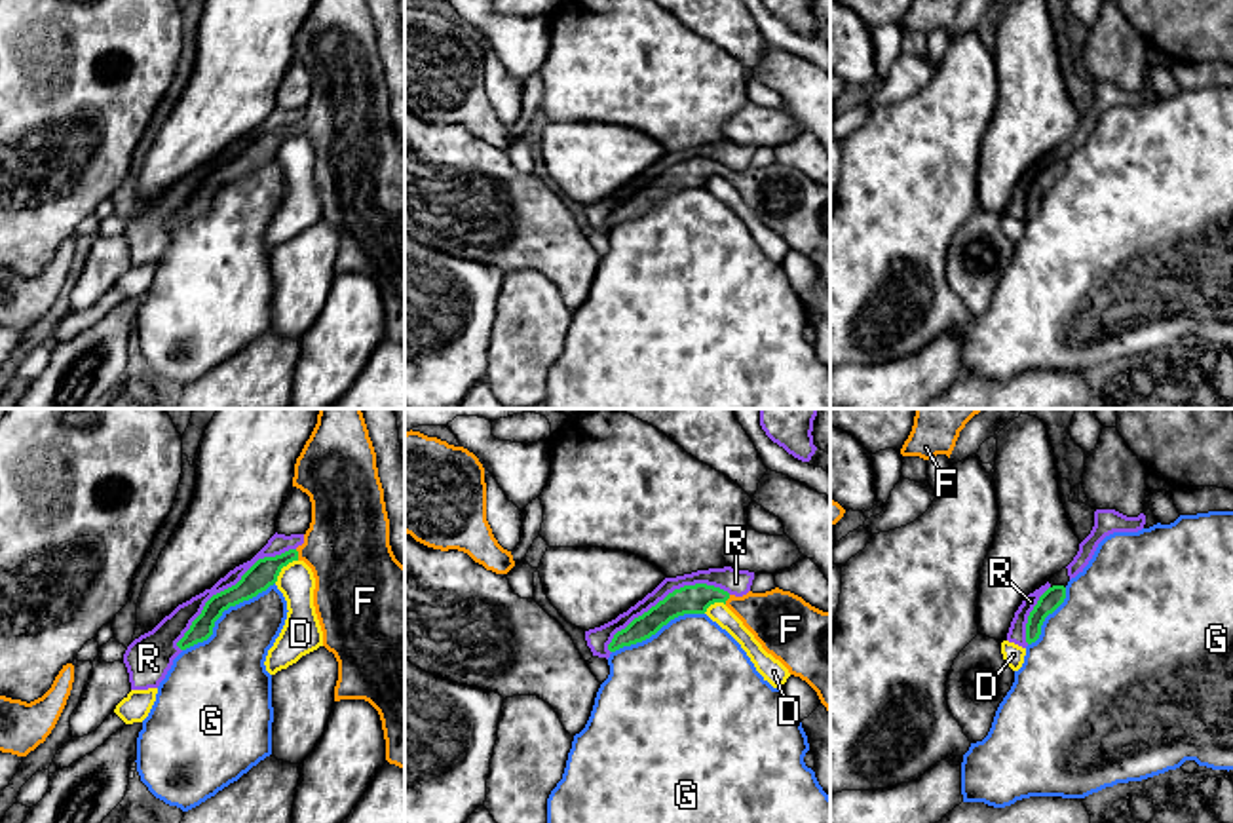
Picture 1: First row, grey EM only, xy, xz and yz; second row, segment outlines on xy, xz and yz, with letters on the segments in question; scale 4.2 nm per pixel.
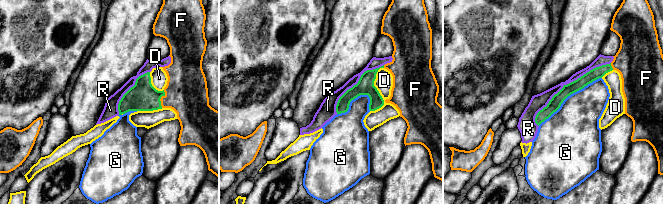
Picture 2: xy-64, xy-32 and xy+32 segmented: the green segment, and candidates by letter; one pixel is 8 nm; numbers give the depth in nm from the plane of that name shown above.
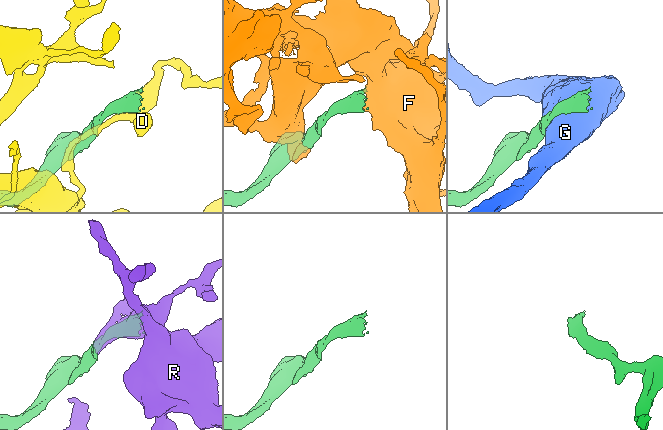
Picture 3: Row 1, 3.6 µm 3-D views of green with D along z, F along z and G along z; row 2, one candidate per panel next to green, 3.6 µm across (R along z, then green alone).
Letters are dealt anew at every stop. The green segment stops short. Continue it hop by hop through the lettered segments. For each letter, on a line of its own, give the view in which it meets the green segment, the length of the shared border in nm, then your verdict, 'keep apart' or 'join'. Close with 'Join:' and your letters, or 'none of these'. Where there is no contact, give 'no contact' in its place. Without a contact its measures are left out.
D: contact in xy; length 140 nm; keep apart
F: contact in xy; length 50 nm; join
G: contact in xy; length 480 nm; keep apart
R: contact in xy; length 650 nm; keep apart
Join: F

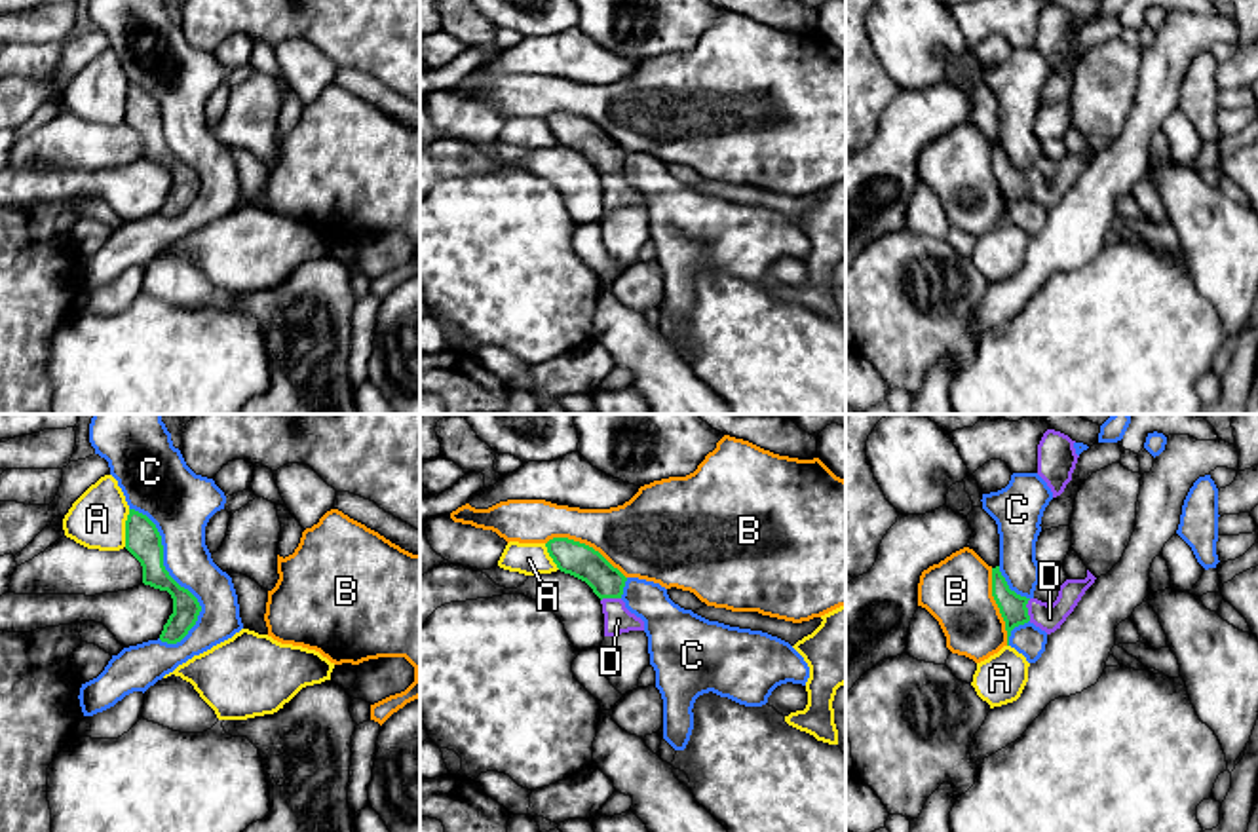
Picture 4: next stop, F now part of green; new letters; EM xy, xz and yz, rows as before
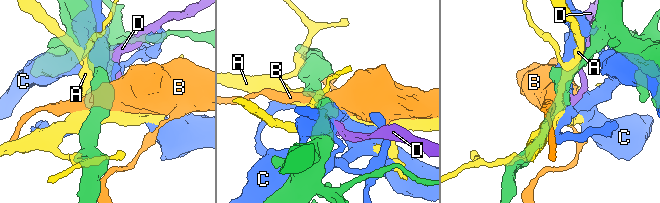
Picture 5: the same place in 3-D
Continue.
A: contact in xy; length 160 nm; keep apart
B: contact in xz; length 380 nm; keep apart
C: contact in xy; length 600 nm; keep apart
D: contact in yz; length 100 nm; join
Join: D

